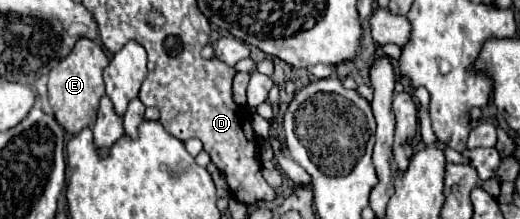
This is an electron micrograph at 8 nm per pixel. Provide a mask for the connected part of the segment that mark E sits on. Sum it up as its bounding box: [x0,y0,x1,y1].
[49,39,109,135]

